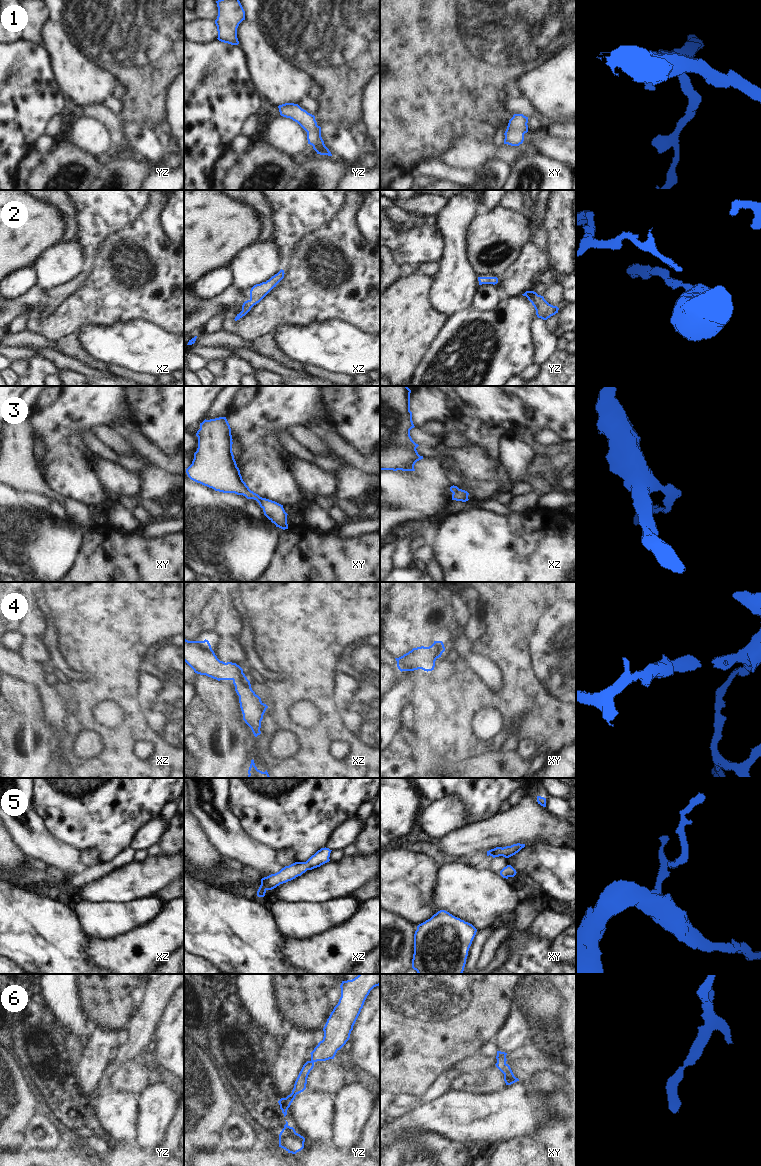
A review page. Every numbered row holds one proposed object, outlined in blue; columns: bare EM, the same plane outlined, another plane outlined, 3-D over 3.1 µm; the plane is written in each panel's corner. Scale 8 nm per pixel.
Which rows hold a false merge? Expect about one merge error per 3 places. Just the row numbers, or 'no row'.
no row

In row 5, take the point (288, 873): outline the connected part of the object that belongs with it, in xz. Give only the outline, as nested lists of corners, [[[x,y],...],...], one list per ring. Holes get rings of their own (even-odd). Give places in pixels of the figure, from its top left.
[[[321,848],[314,855],[312,855],[306,862],[295,862],[289,866],[285,866],[279,872],[271,874],[261,879],[261,885],[257,891],[258,897],[264,897],[267,890],[272,890],[280,884],[286,883],[301,876],[307,870],[320,867],[321,865],[330,861],[329,848]]]

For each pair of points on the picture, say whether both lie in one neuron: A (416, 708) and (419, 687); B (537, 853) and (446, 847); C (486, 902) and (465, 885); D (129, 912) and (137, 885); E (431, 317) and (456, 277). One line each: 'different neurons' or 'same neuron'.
A: different neurons
B: different neurons
C: same neuron
D: different neurons
E: different neurons

